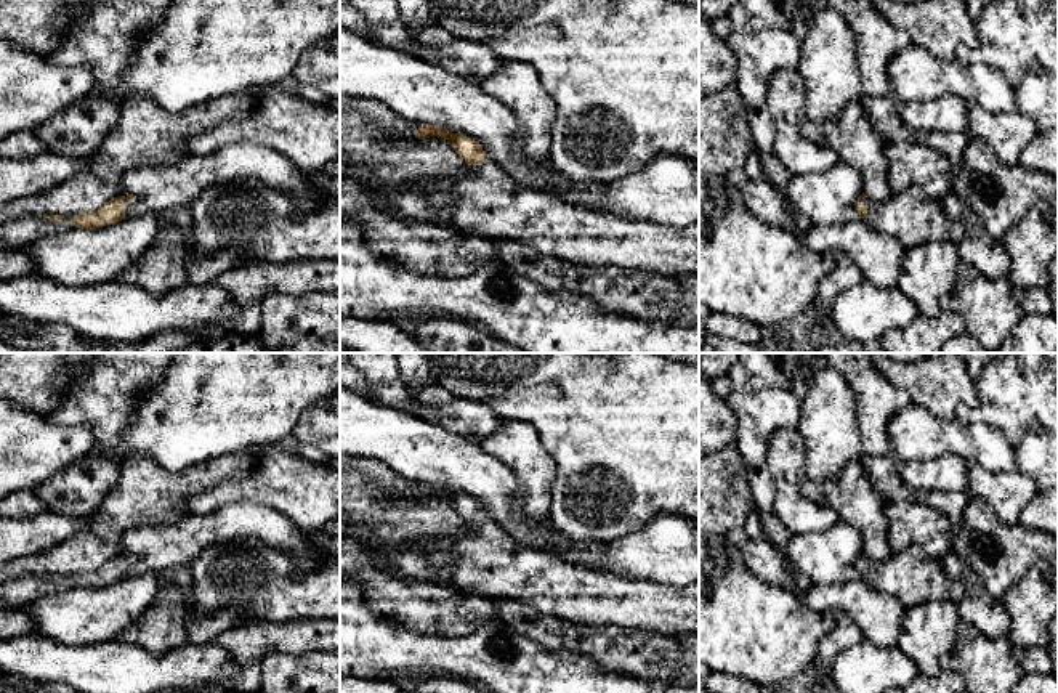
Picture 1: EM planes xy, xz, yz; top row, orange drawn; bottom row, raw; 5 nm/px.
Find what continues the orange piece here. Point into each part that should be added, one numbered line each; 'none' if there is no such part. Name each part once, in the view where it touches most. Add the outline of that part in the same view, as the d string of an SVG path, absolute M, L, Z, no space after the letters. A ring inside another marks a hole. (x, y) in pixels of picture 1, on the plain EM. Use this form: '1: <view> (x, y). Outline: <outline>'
1: xy (15, 594). Outline: M26 574L0 584L0 610L18 610L50 594L75 587L69 576L50 581L45 576Z

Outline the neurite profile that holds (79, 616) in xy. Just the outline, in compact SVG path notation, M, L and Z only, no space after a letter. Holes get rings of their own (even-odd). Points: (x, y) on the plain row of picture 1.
M144 573L103 587L59 590L21 610L35 624L34 634L83 646L117 640L157 602L160 592L155 574Z

